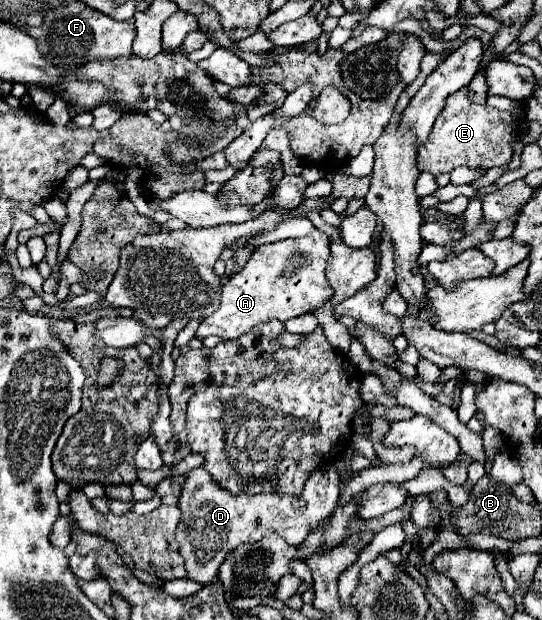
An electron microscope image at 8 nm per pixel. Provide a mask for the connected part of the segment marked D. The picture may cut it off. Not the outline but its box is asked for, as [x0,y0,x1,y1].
[176,464,336,586]

